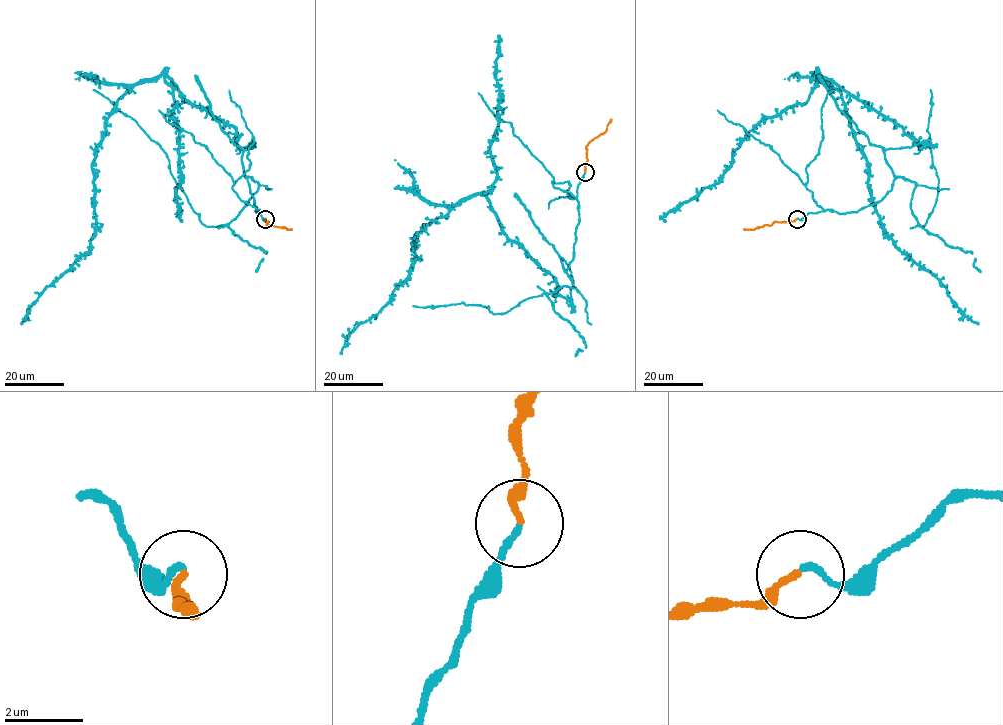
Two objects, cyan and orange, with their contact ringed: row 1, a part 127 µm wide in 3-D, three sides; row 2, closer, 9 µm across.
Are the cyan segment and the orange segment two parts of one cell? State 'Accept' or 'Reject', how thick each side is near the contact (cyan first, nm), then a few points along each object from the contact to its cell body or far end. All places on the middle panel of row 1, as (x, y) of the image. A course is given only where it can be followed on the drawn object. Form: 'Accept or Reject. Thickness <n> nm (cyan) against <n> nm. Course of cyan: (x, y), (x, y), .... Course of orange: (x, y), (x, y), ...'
Accept. Thickness 160 nm (cyan) against 190 nm. Course of cyan: (585, 172), (577, 199), (555, 188), (500, 121), (492, 187), (415, 236), (410, 274), (341, 354). Course of orange: (585, 172), (586, 146), (606, 130), (611, 119)

